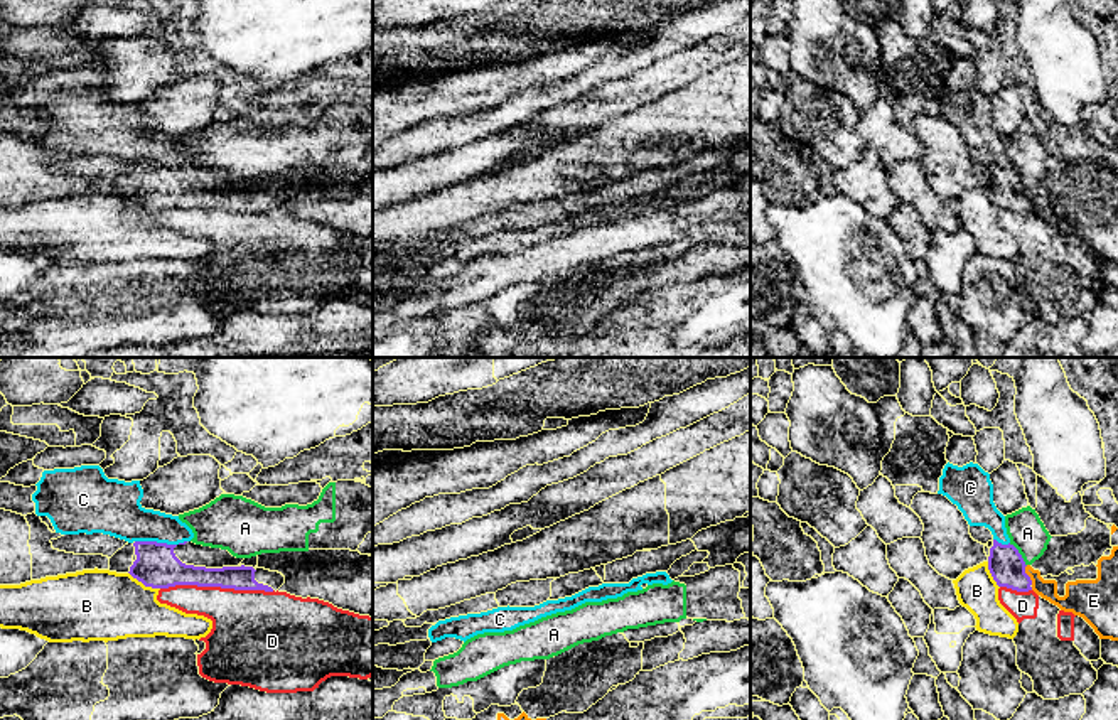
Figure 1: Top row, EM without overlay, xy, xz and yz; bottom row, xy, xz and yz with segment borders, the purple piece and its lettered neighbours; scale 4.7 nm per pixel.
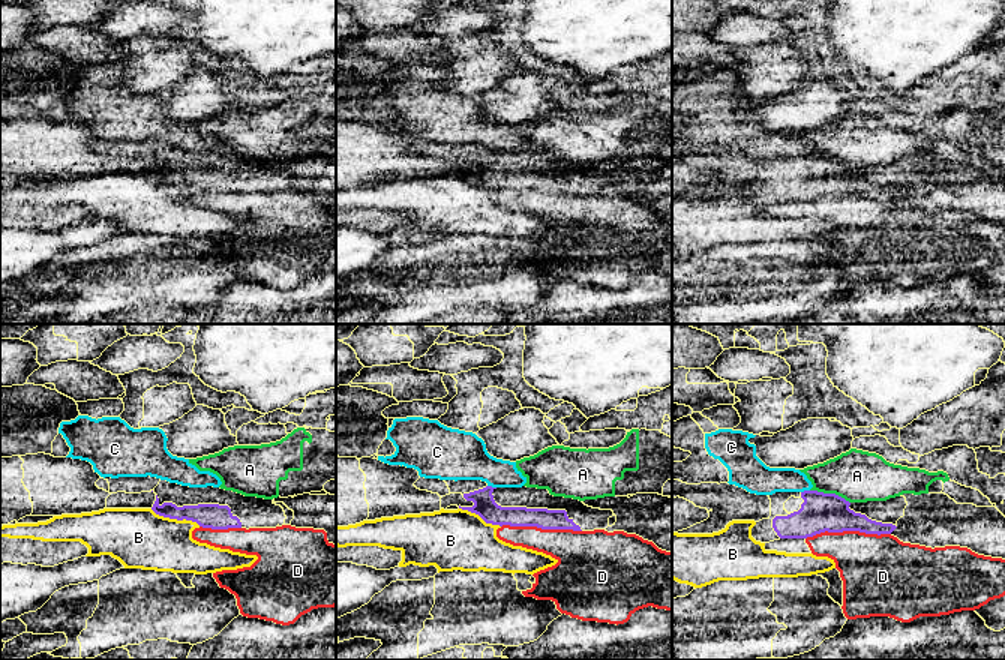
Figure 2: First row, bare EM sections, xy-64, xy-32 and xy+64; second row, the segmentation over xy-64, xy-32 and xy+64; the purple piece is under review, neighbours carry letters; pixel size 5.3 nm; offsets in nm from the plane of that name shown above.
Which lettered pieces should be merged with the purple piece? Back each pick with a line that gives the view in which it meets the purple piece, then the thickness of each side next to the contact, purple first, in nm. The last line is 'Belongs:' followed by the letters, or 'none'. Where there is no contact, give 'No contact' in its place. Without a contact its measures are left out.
Belongs: none

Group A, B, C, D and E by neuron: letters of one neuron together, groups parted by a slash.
A / B / C / D / E

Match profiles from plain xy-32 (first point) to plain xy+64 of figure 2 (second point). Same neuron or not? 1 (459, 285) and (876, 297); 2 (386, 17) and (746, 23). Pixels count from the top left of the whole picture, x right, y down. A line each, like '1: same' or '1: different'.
1: different
2: different

